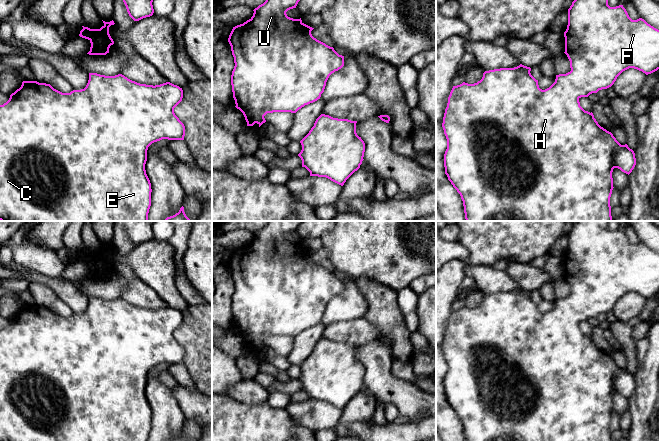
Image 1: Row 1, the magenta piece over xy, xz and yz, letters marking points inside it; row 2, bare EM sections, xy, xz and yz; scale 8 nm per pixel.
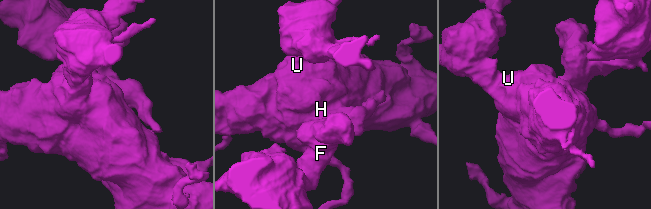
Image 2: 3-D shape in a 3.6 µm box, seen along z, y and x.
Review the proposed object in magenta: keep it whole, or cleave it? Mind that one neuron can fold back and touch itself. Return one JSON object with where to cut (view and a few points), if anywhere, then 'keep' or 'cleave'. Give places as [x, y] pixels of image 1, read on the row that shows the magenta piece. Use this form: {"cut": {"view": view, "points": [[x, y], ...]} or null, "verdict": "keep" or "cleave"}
{"cut": null, "verdict": "keep"}

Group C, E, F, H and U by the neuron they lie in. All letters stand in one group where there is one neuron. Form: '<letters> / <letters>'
C E F H U

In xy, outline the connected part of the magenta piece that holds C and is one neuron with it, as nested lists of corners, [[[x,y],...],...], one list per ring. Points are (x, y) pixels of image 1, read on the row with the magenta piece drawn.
[[[89,73],[89,80],[84,89],[73,90],[70,93],[62,93],[54,89],[50,84],[37,81],[23,81],[19,89],[10,95],[9,100],[0,105],[0,220],[1,221],[148,221],[148,213],[151,206],[151,183],[146,174],[148,147],[162,139],[184,140],[185,126],[174,113],[174,108],[182,101],[183,90],[177,85],[166,82],[160,85],[146,85],[132,81],[122,74],[105,76],[97,73]]]

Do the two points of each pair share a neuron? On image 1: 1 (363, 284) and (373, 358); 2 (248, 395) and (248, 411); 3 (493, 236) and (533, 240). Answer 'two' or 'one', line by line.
1: two
2: two
3: one

